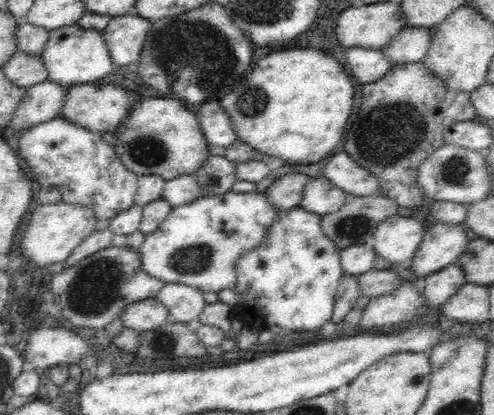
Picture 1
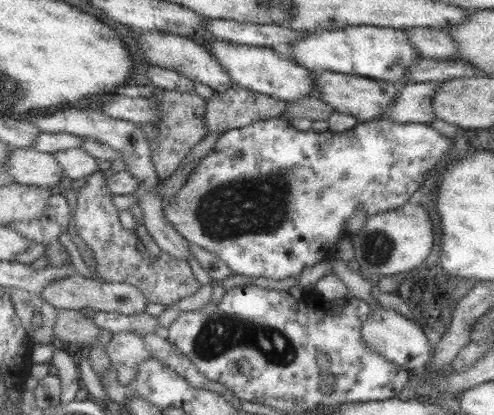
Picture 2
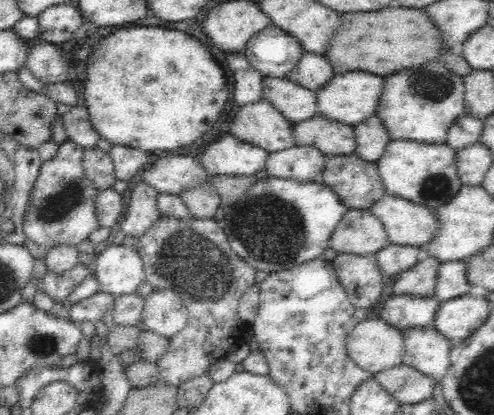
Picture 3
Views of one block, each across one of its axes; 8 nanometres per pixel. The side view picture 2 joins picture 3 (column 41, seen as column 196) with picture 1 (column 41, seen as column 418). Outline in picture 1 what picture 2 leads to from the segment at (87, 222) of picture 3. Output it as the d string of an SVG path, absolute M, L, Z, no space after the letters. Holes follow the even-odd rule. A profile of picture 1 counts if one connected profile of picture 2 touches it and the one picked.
M54 118L20 132L18 138L20 158L30 166L44 194L56 186L60 188L62 202L90 208L96 220L112 220L134 206L138 176L120 162L114 146L106 144L102 134L76 126L66 118Z

